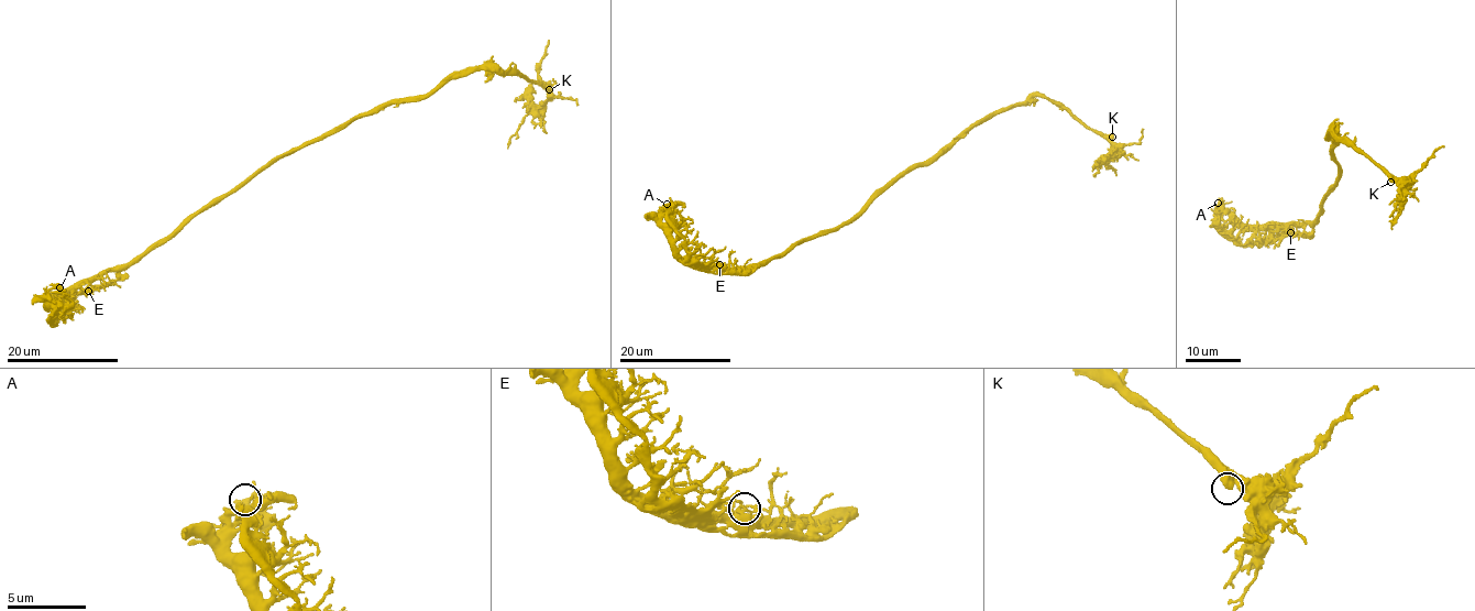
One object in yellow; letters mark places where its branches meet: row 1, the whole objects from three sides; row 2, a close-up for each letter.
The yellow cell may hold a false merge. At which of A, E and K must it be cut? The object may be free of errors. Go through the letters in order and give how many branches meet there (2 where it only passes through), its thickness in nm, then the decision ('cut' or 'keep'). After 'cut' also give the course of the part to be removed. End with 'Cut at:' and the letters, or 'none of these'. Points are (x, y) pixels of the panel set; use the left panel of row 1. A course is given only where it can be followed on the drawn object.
A: branches 2; calibre 380 nm; keep
E: branches 2; calibre 320 nm; keep
K: branches 2; calibre 420 nm; keep
Cut at: none of these

